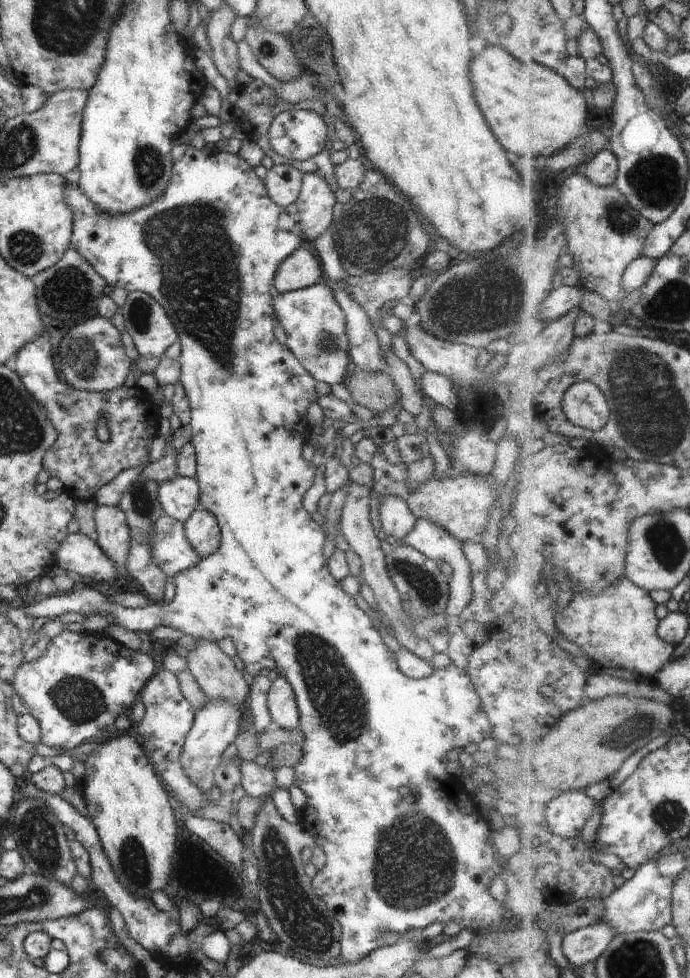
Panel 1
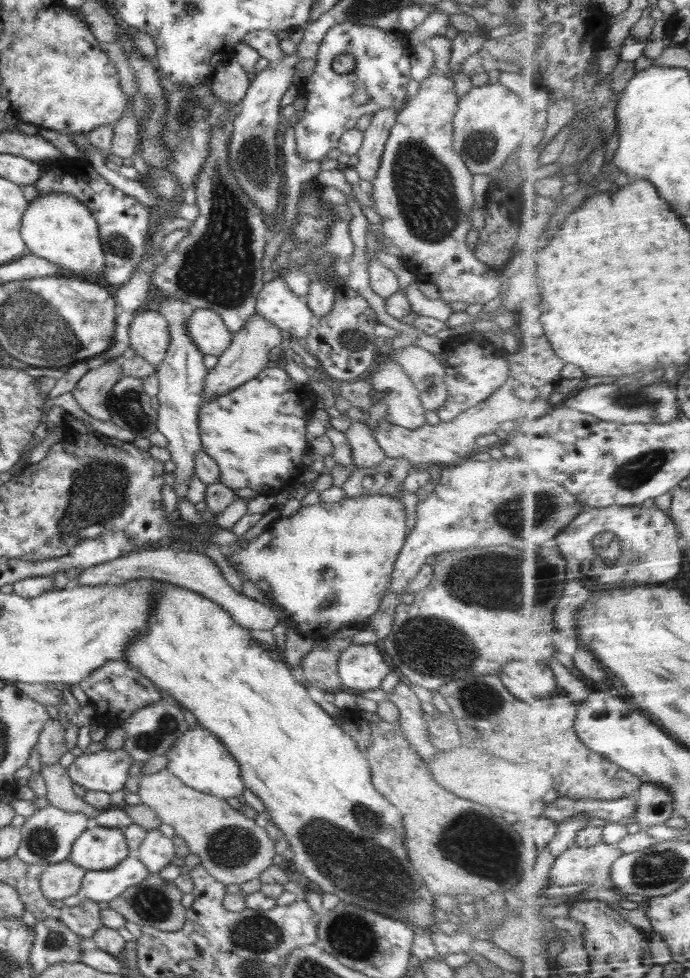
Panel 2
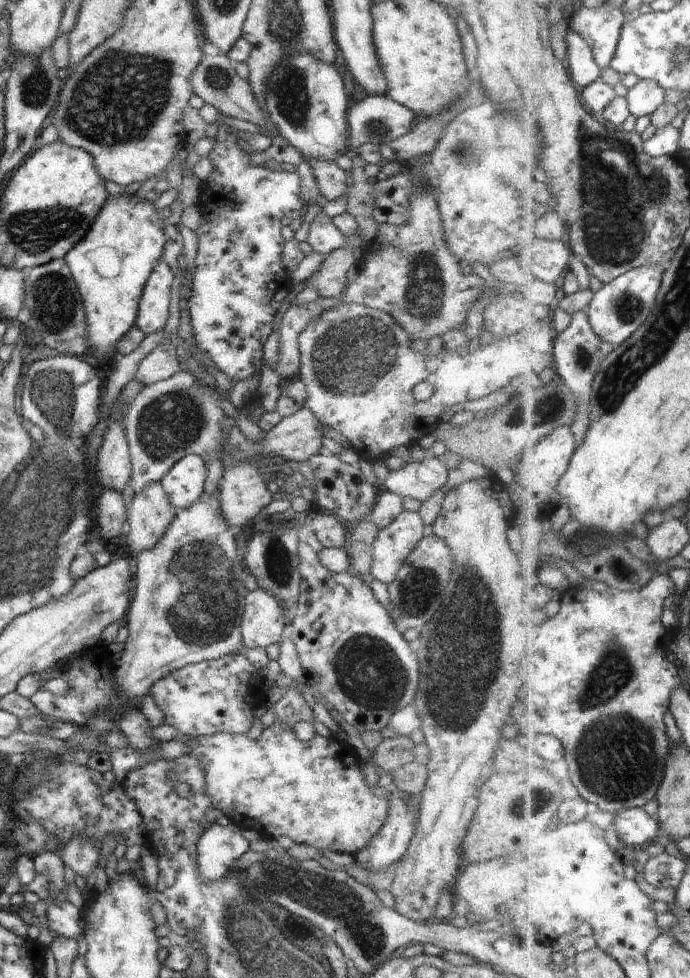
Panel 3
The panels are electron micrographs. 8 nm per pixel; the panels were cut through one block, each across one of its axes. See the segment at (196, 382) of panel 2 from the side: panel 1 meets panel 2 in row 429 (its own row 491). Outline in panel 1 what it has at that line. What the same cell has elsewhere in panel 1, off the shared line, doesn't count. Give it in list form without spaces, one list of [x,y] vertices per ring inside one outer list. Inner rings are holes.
[[[175,477],[172,480],[160,482],[157,498],[165,515],[173,517],[182,524],[190,519],[195,509],[200,508],[199,485],[192,478]]]

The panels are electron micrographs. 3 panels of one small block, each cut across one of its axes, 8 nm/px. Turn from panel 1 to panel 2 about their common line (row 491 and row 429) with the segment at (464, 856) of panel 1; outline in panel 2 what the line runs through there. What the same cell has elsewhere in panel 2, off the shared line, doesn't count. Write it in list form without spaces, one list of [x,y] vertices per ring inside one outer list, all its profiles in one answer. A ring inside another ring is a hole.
[[[275,363],[268,364],[254,378],[247,380],[238,387],[234,387],[233,390],[230,390],[225,394],[221,394],[221,396],[215,396],[215,398],[211,398],[209,402],[205,402],[201,406],[199,413],[201,446],[219,467],[219,483],[222,483],[224,486],[228,486],[228,488],[231,488],[235,492],[239,488],[244,487],[260,490],[263,486],[268,486],[268,488],[272,488],[272,490],[280,490],[280,492],[282,492],[282,490],[289,488],[289,486],[296,483],[296,479],[302,475],[304,470],[307,469],[302,461],[302,456],[309,453],[310,441],[306,438],[306,430],[308,420],[312,417],[314,411],[316,410],[315,405],[318,400],[319,398],[317,394],[312,390],[309,383],[296,383],[286,370],[284,370],[281,363]]]

